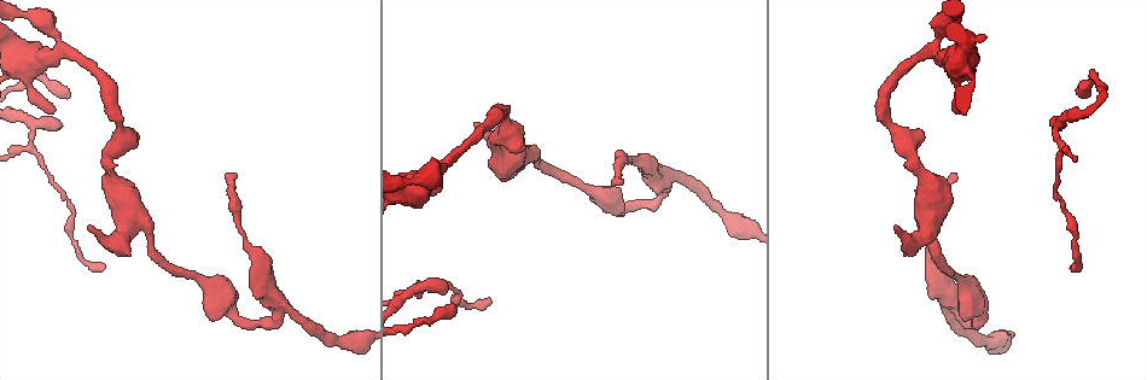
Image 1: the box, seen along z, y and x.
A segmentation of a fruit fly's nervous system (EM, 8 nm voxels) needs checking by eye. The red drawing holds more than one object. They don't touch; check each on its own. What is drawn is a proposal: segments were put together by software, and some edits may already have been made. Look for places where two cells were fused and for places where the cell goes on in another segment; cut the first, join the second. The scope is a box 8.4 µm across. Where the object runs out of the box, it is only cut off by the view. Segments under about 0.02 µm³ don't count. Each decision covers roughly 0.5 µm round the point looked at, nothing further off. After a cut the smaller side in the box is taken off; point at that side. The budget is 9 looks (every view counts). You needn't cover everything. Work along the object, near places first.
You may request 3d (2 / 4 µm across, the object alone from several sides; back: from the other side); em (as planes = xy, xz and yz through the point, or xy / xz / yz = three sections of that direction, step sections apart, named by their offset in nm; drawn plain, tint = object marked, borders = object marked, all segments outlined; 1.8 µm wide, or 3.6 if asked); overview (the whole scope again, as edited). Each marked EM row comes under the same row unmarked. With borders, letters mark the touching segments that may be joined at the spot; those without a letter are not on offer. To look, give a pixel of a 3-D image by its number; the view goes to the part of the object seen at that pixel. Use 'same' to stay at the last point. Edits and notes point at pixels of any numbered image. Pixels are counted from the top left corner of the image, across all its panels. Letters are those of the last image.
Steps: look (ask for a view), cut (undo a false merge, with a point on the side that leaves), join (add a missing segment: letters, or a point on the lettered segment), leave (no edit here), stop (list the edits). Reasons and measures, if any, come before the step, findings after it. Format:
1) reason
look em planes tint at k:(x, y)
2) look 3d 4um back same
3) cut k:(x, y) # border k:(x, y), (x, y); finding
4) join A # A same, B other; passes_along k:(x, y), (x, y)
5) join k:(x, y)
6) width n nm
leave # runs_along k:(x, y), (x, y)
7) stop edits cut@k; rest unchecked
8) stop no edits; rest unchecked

look 3d 2um at 1:(476, 124)

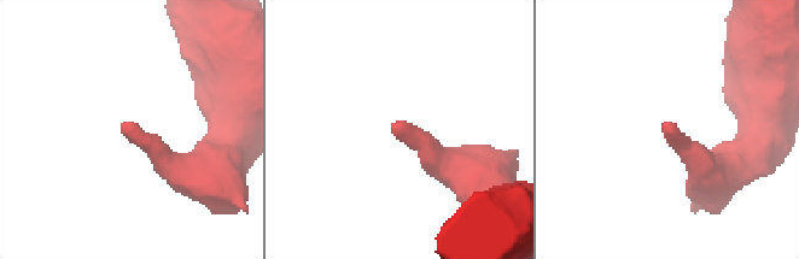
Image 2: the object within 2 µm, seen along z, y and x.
look em xy step 16 tint at 2:(672, 127)

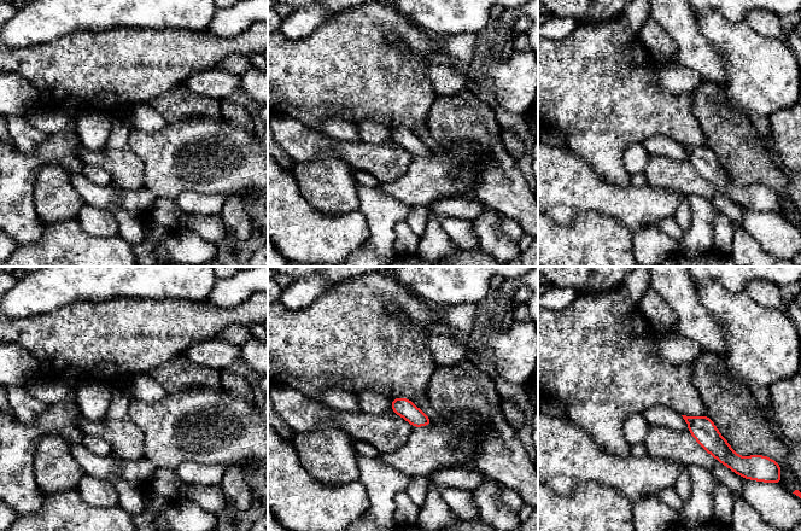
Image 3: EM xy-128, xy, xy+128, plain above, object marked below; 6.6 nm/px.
cut it another way
look em planes borders same

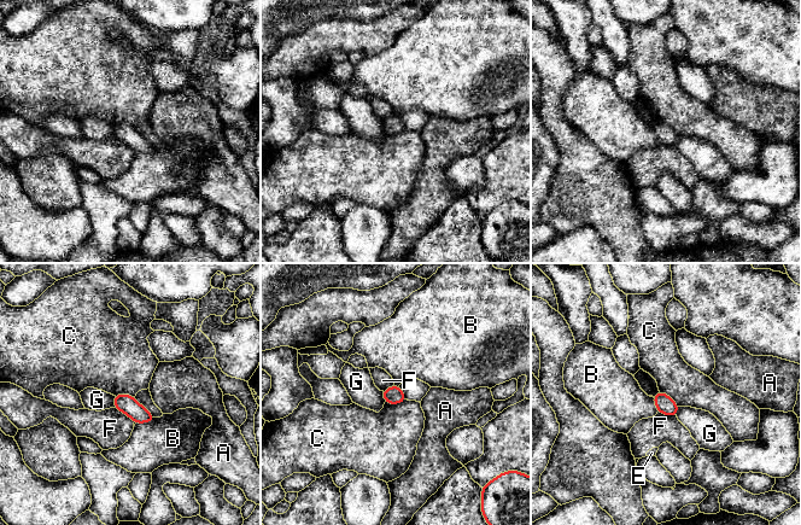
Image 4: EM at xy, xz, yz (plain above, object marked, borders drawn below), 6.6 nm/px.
leave # A other, B other, C other, E other, F other, G other; none of them fits

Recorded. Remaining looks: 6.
long arm stops here
look 3d 2um at 1:(104, 267)

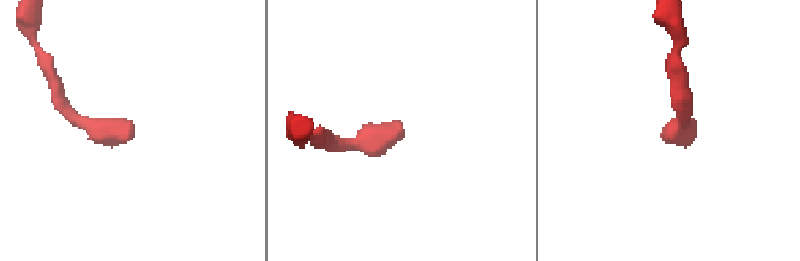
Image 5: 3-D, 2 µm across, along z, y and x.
shape alone is not enough
look em xy step 8 tint at 5:(667, 135)

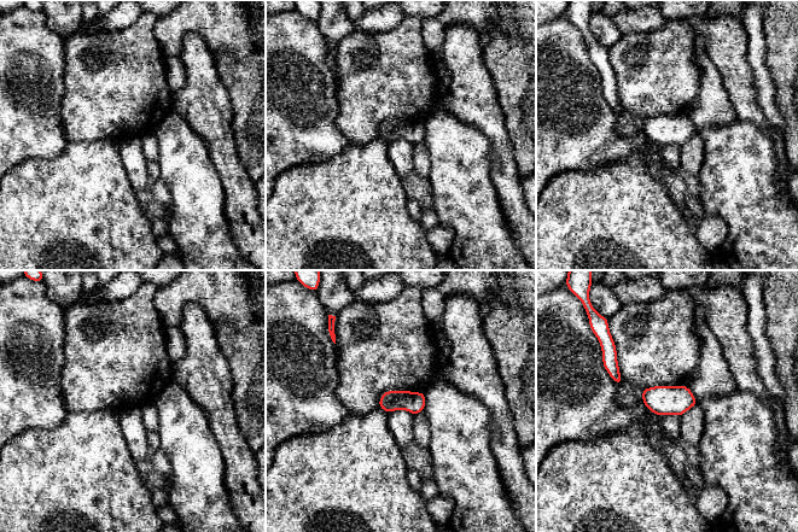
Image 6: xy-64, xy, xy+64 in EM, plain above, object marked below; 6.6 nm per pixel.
another direction
look em planes borders same

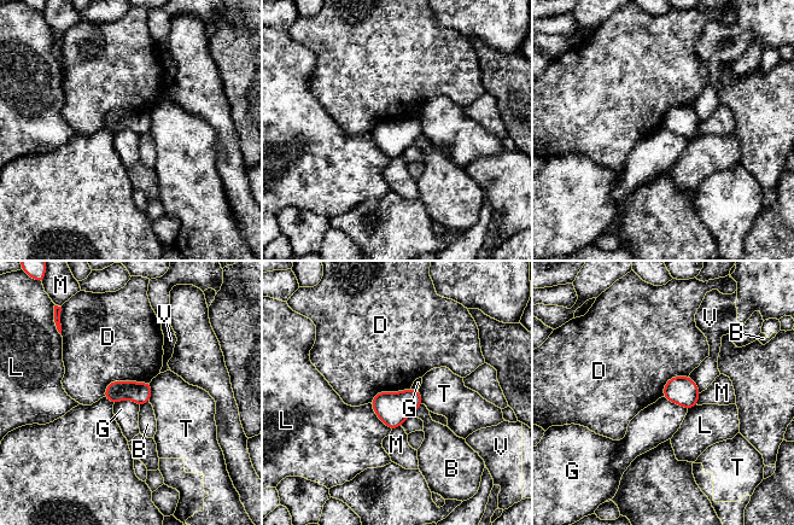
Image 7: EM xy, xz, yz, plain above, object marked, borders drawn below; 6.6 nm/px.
leave # B other, D other, G other, L other, M other, T other, V other; border 7:(114, 403), (132, 400), (139, 406); no lettered segment goes on from it

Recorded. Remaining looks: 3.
branch stops here
look 3d 4um back at 1:(955, 177)

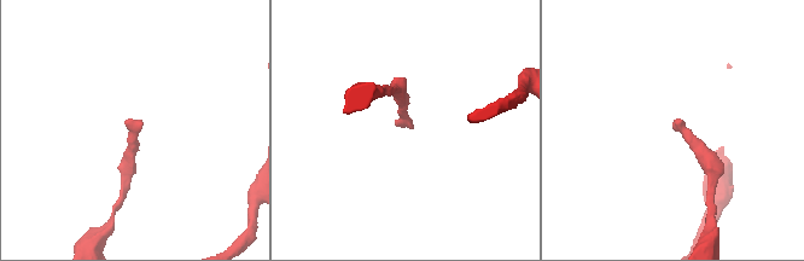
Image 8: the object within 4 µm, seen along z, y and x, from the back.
look em planes tint at 8:(397, 122)

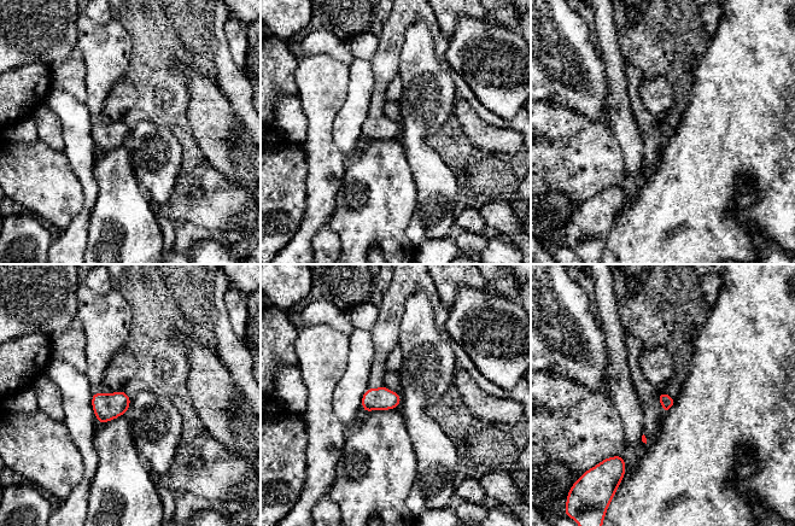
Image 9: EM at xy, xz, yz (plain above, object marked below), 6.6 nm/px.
look em planes borders same

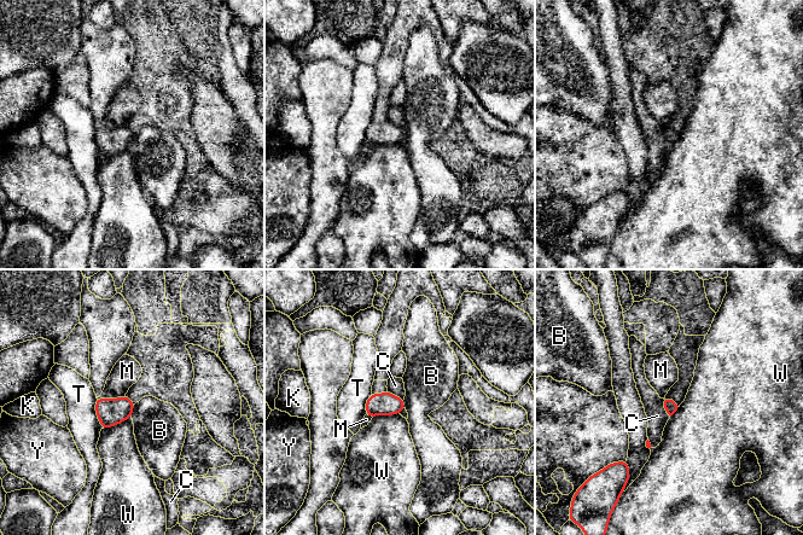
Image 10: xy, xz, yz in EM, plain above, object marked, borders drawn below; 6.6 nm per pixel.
leave # B other, C other, K other, M other, T other, W other, Y other; none of them fits

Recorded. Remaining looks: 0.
stop no edits; rest unchecked

